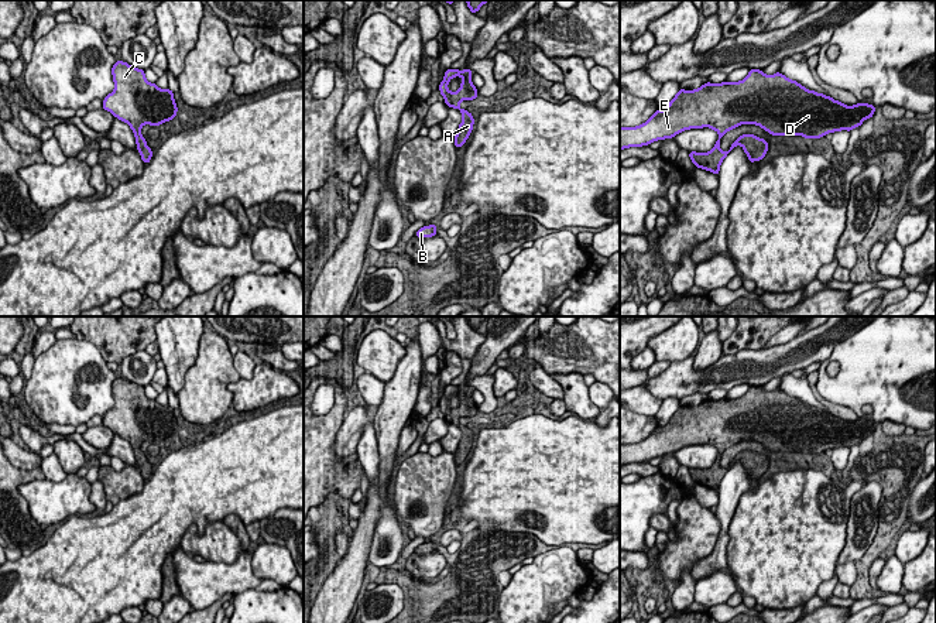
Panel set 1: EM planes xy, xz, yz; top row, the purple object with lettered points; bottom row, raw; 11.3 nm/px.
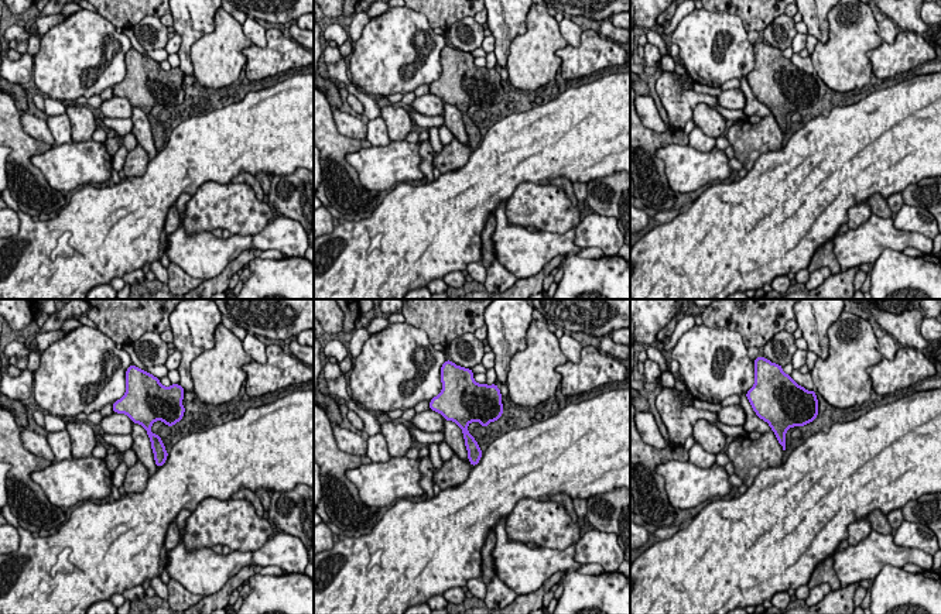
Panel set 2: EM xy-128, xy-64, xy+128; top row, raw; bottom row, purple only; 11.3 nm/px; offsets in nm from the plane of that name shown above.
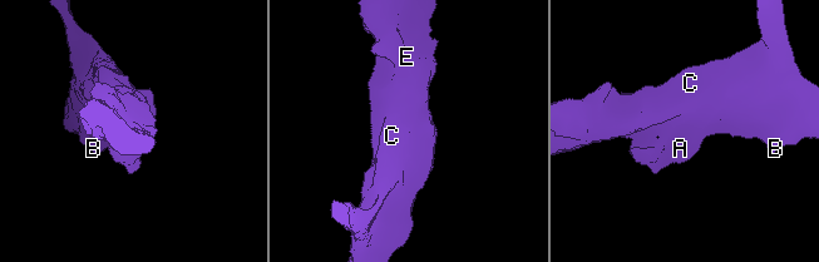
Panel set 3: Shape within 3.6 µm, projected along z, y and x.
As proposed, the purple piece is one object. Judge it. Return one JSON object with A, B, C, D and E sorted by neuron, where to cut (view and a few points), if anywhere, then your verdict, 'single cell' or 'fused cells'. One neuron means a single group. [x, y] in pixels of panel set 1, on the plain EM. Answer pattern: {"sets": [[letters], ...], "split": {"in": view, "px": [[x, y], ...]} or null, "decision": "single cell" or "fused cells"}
{"sets": [["A", "B", "C", "D", "E"]], "split": null, "decision": "single cell"}

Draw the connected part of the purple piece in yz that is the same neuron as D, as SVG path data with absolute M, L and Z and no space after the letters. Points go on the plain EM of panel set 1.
M750 386L738 398L706 398L699 405L679 405L664 427L658 427L642 441L620 444L620 468L648 462L676 451L709 444L719 455L707 469L690 468L692 479L719 492L720 482L736 462L741 462L750 479L761 477L768 459L755 451L743 451L727 468L720 466L723 452L741 442L755 441L772 452L803 452L820 455L827 449L860 444L874 432L875 422L857 420L847 422L830 413L809 407L796 397L776 388L767 391Z

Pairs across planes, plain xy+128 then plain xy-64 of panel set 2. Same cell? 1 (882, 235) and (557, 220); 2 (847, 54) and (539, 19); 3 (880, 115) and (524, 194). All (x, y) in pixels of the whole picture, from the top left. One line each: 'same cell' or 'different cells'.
1: different cells
2: same cell
3: different cells

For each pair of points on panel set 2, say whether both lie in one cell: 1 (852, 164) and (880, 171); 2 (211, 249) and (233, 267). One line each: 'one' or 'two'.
1: one
2: two

